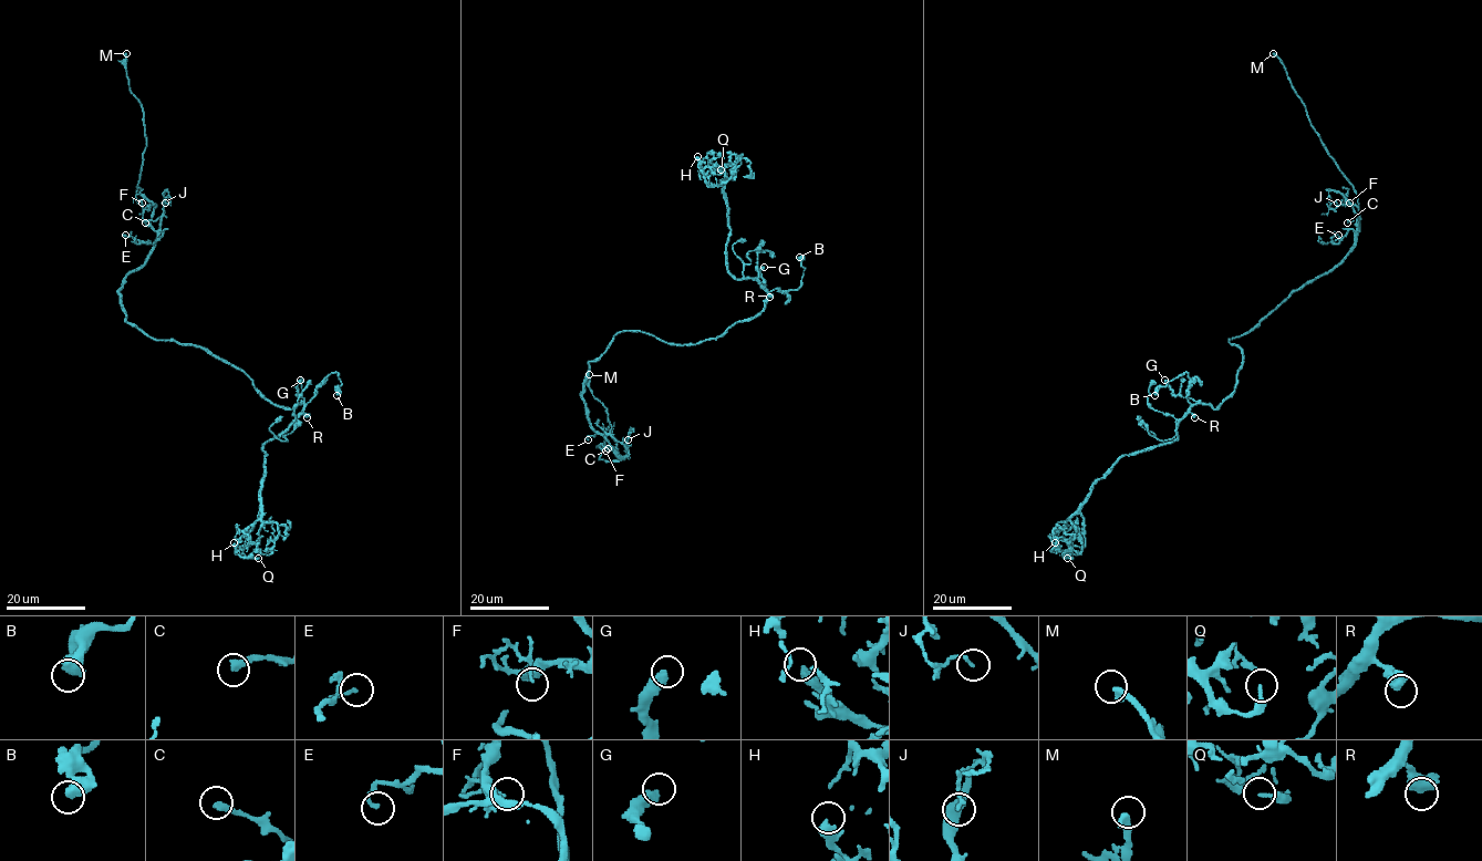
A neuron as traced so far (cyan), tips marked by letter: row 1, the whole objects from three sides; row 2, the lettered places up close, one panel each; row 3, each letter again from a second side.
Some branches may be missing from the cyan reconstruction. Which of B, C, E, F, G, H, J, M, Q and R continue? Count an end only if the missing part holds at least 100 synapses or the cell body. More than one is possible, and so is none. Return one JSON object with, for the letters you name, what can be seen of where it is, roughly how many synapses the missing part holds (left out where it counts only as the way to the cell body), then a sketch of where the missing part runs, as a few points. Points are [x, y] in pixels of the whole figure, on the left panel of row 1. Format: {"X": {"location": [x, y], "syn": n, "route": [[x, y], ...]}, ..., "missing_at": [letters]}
{"M": {"location": [126, 53], "route": [[126, 53], [113, 45], [115, 42]]}, "missing_at": ["M"]}

